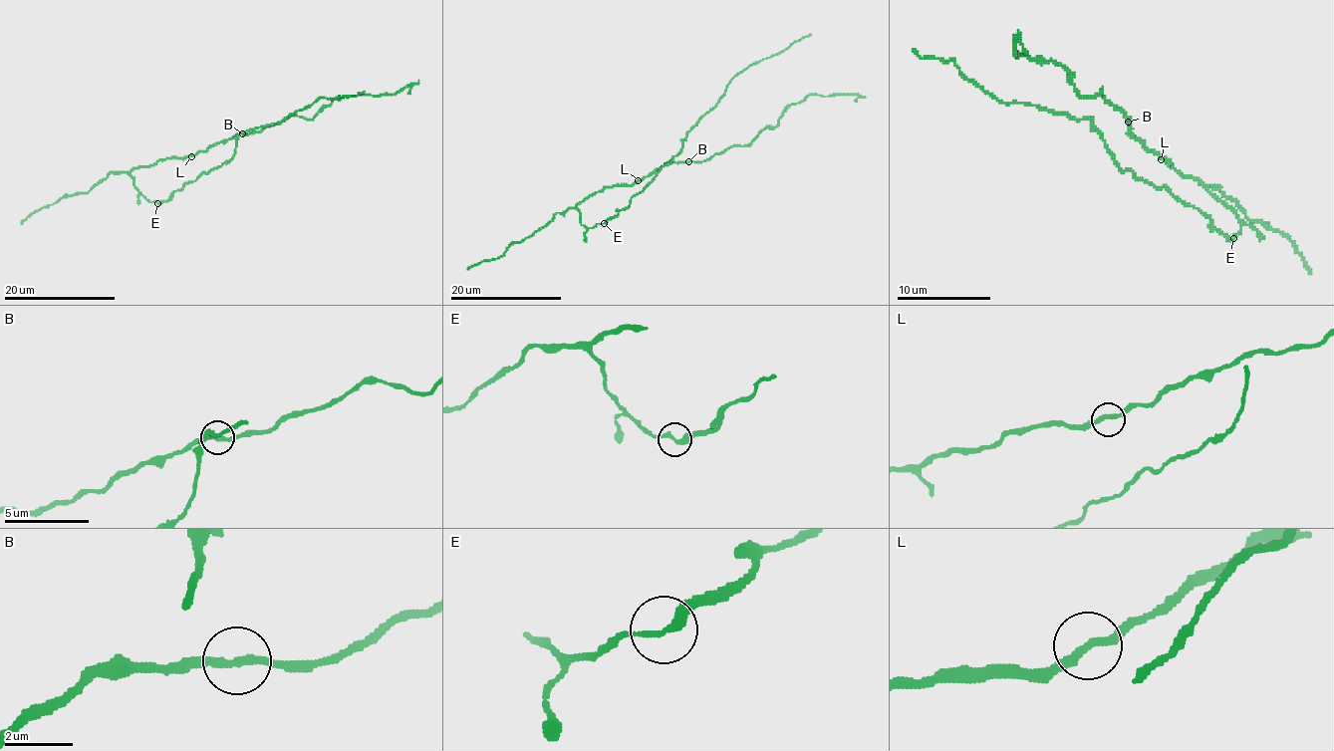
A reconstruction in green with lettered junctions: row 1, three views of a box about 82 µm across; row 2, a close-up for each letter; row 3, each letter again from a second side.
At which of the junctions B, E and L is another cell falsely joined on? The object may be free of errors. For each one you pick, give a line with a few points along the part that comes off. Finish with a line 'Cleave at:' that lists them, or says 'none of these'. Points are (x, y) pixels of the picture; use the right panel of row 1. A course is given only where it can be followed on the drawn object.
E: course (1233, 239), (1164, 187), (1124, 170), (1088, 120), (999, 103), (952, 61), (922, 58), (913, 49)
Cleave at: E

